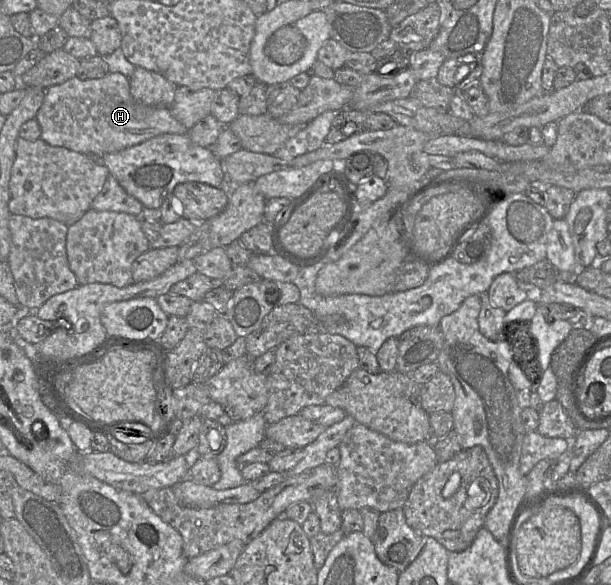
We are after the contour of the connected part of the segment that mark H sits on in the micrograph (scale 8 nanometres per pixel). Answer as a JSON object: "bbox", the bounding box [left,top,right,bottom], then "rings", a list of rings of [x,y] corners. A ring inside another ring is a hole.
{"bbox":[34,72,189,158],"rings":[[[117,72],[88,80],[75,76],[47,88],[34,119],[41,128],[41,140],[95,158],[119,152],[160,134],[185,135],[189,131],[172,116],[169,107],[137,102],[130,93],[129,77]]]}

